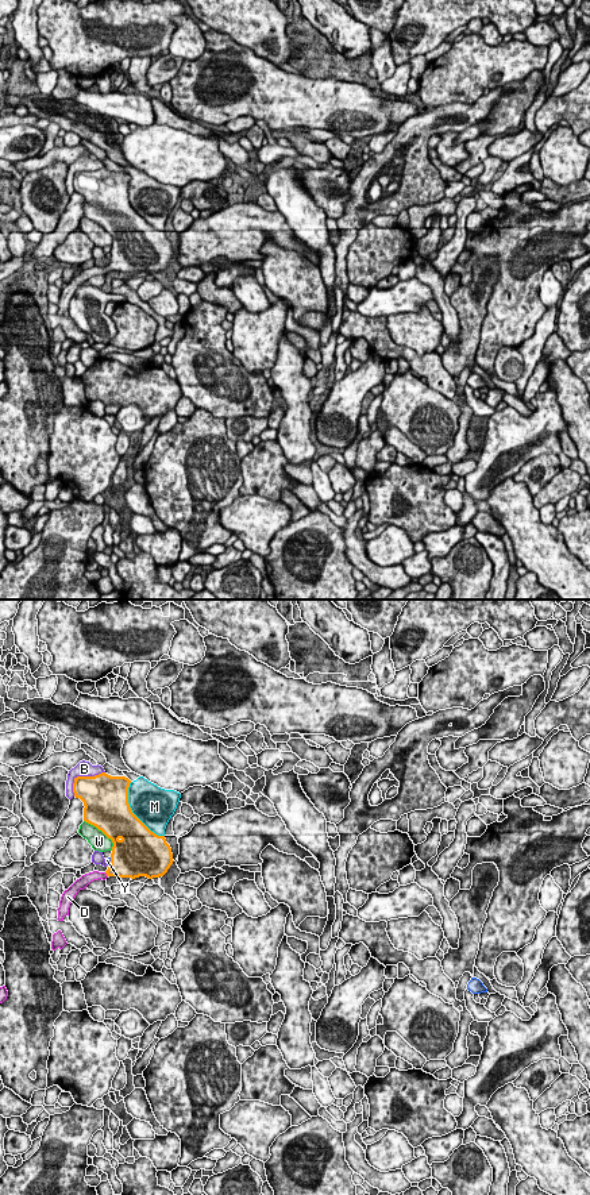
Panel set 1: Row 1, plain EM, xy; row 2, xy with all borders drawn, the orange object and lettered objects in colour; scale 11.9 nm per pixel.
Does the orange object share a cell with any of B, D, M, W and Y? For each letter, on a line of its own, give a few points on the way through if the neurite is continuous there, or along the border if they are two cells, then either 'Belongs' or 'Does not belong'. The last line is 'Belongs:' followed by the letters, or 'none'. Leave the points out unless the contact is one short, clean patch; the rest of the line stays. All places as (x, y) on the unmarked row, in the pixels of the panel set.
B: Does not belong
D: Path across: xy (123, 257), (107, 270), (95, 270). Belongs
M: Does not belong
W: Does not belong
Y: Does not belong
Belongs: D

